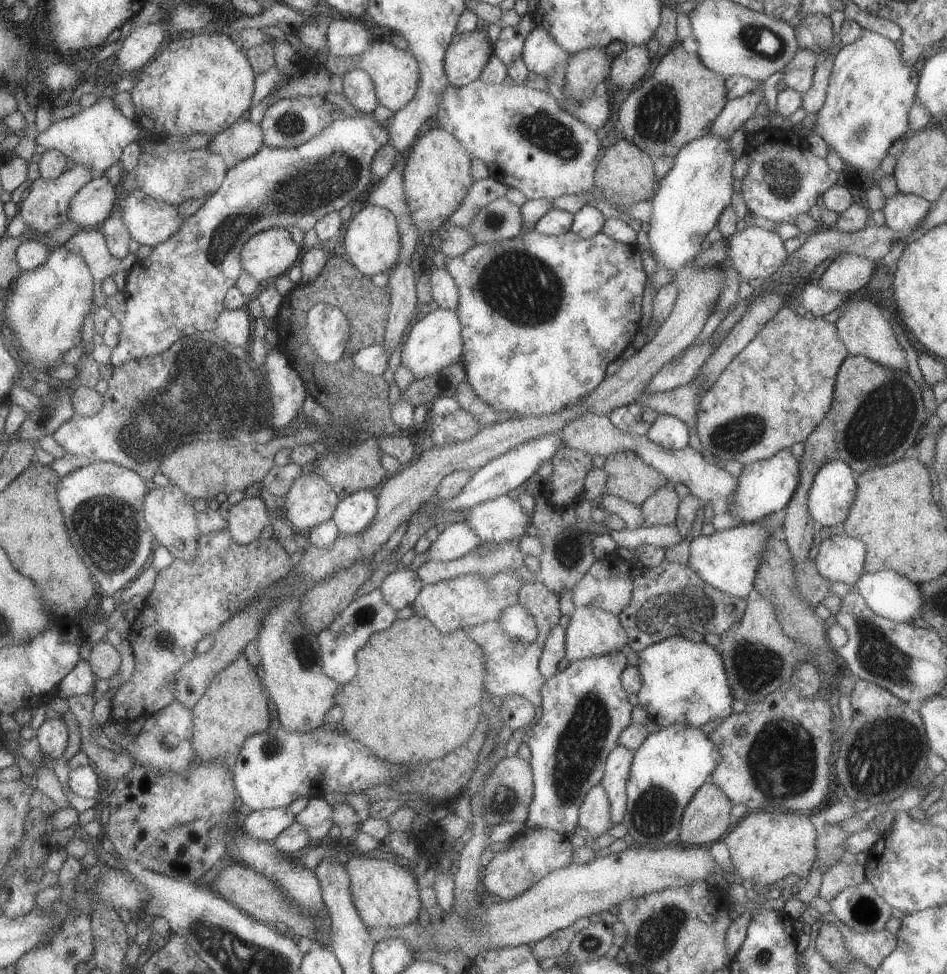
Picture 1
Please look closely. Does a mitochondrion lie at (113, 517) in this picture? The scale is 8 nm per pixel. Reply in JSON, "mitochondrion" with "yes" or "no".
{"mitochondrion":"yes"}

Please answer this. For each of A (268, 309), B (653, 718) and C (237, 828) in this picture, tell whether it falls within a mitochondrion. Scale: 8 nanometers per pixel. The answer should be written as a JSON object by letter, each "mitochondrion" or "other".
{"A":"other","B":"other","C":"other"}

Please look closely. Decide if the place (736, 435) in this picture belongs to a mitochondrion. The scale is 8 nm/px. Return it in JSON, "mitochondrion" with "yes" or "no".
{"mitochondrion":"yes"}

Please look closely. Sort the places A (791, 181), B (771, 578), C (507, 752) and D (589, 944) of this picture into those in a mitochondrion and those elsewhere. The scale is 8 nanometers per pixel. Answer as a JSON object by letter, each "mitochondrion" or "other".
{"A":"mitochondrion","B":"other","C":"other","D":"mitochondrion"}

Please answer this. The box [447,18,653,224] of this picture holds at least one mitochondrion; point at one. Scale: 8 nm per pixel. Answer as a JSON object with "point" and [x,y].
{"point":[546,133]}

